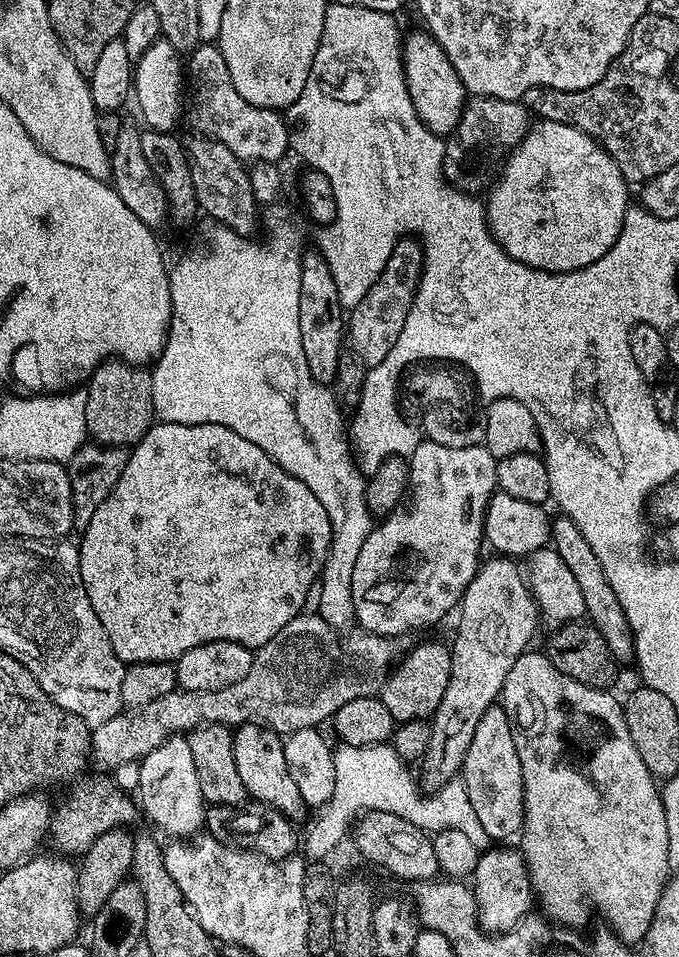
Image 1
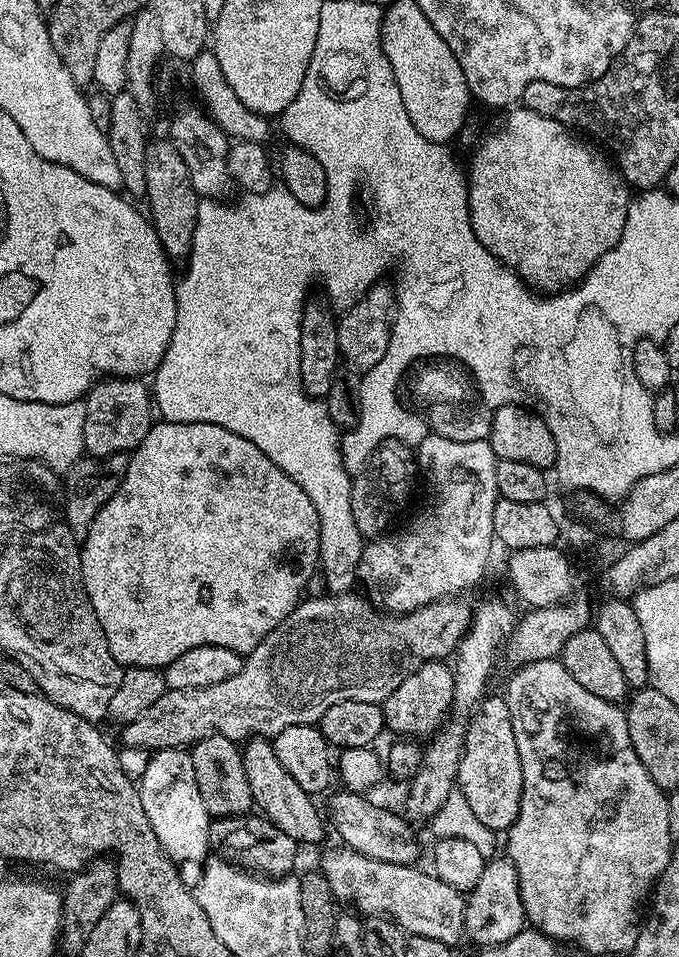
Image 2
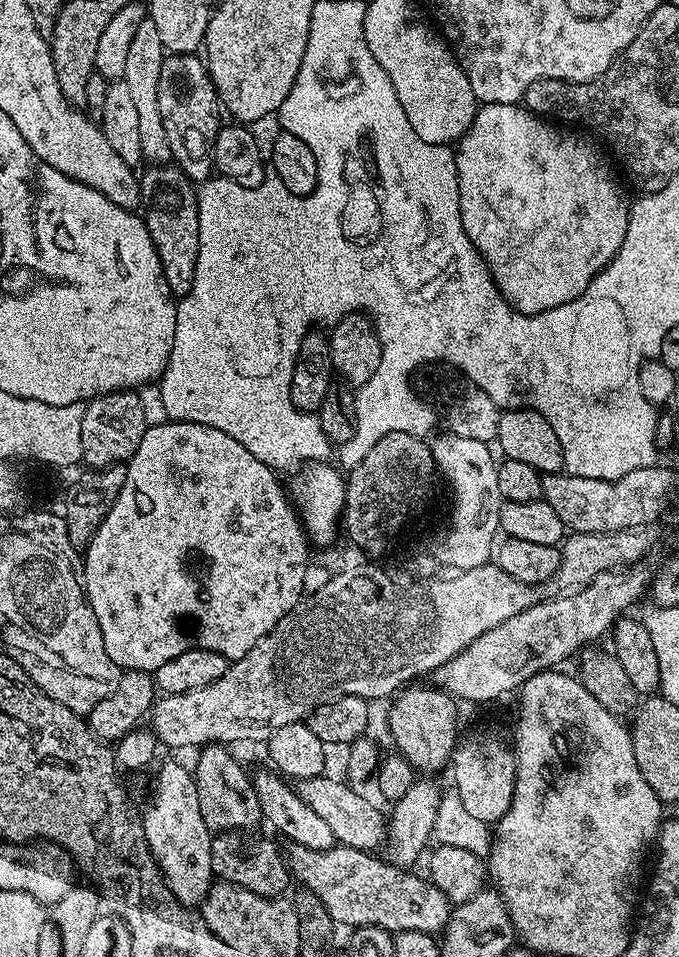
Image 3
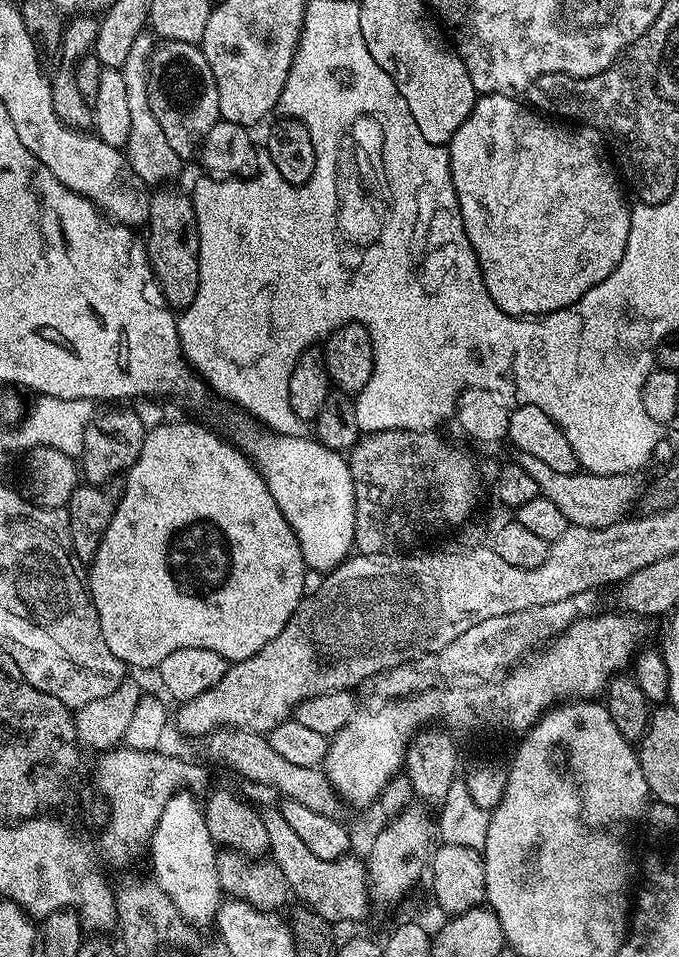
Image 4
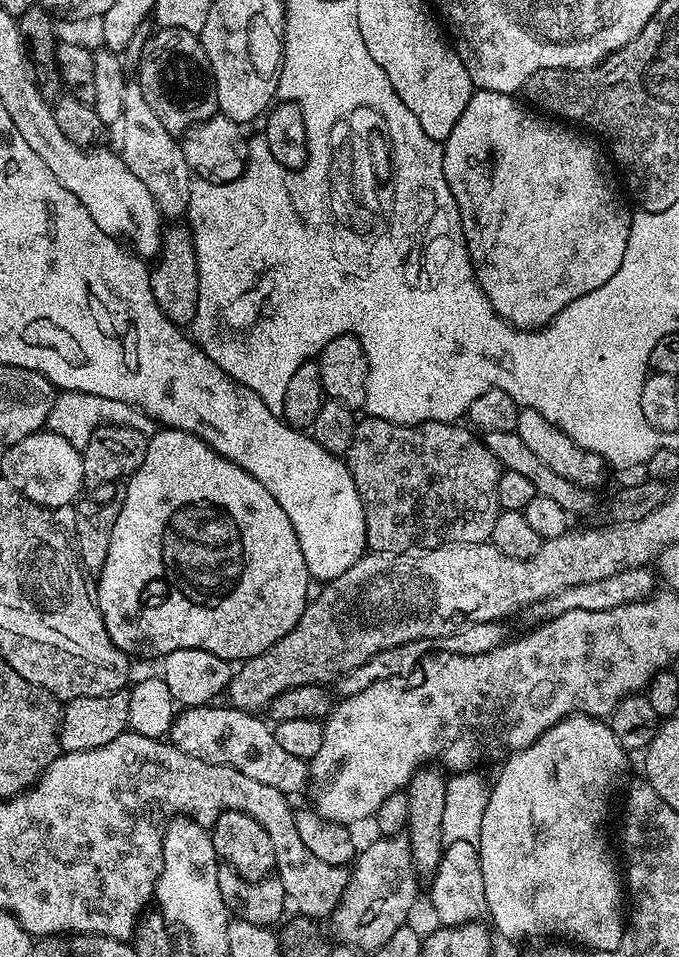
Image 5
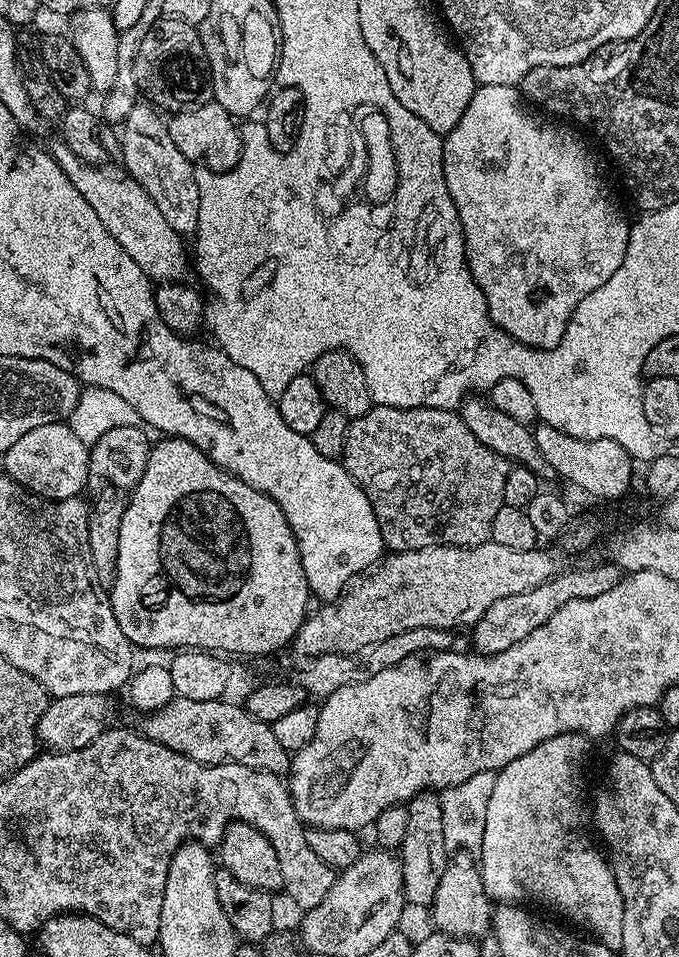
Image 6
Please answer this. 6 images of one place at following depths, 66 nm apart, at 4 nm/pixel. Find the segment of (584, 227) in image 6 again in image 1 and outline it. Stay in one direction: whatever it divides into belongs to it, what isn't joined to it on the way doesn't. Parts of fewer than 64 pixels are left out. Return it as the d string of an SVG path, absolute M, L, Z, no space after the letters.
M540 120L529 127L527 136L507 153L506 159L482 209L488 231L507 256L543 272L573 272L598 262L614 246L630 207L630 184L596 139L574 126Z

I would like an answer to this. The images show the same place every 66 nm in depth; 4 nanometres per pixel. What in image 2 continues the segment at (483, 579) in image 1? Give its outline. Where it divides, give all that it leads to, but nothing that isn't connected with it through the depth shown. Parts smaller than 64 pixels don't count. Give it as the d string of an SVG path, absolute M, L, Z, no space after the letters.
M484 600L471 613L468 631L465 632L462 643L454 653L456 664L454 663L452 674L454 678L452 707L448 709L444 723L427 741L429 744L423 749L423 763L407 785L407 788L409 787L407 815L413 821L431 821L446 802L446 798L450 798L450 794L457 787L459 760L463 754L470 713L484 700L489 691L488 679L496 668L496 652L498 656L498 650L503 649L508 643L508 637L516 628L517 619L517 613L512 613L511 606L504 600Z

